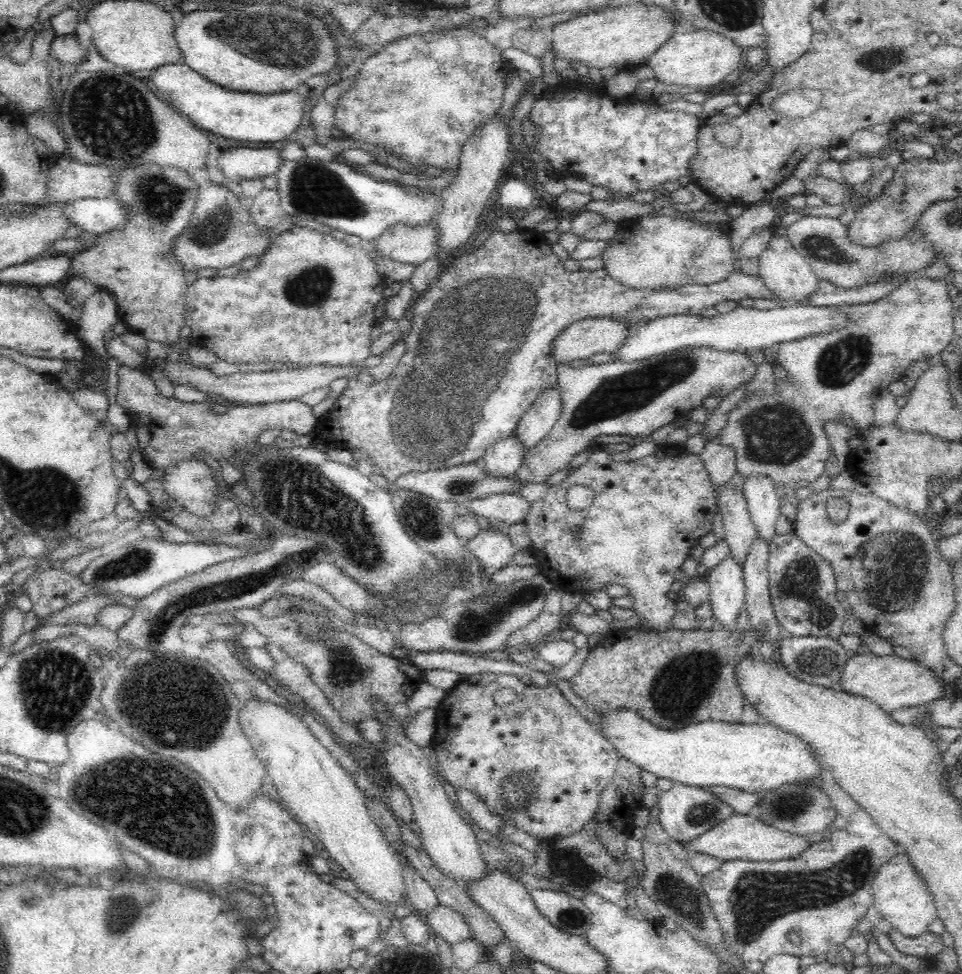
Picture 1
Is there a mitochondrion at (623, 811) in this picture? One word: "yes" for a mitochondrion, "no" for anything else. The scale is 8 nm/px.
no

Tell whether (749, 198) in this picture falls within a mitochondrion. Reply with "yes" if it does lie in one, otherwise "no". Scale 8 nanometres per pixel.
no

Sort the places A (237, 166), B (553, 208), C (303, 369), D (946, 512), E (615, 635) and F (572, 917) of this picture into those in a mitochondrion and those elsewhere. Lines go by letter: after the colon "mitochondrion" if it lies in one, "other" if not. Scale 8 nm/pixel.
A: other
B: other
C: other
D: other
E: other
F: mitochondrion

